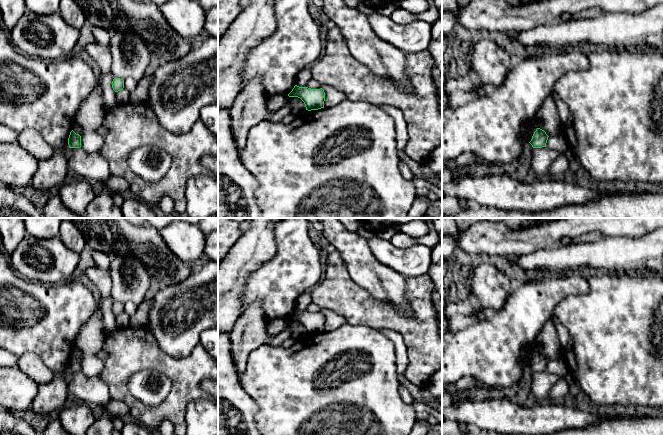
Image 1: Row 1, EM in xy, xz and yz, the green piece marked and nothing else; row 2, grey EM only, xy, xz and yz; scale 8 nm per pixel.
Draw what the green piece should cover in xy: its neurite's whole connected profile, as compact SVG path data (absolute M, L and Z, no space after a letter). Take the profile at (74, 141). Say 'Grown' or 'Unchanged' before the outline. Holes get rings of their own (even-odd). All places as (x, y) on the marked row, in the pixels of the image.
Unchanged. M73 130L70 132L68 138L69 148L80 148L81 147L81 136L76 134Z

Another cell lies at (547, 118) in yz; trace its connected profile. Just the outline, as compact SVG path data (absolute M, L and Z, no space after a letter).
M551 96L546 98L541 105L534 117L534 122L537 128L544 130L548 136L563 136L563 125L557 106Z

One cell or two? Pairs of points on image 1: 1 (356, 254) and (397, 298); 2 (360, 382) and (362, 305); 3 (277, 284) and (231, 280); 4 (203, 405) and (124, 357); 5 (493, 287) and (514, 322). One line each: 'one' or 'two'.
1: one
2: two
3: two
4: two
5: two

